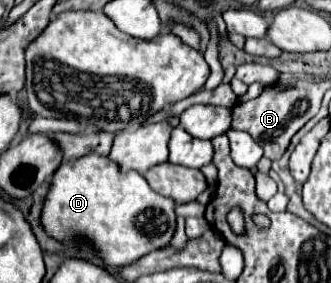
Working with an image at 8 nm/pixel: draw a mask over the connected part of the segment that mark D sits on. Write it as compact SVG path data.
M85 155L63 161L55 171L43 201L41 225L55 241L67 247L87 243L105 265L123 267L169 245L175 231L175 203L155 193L137 171L121 173L109 157Z

